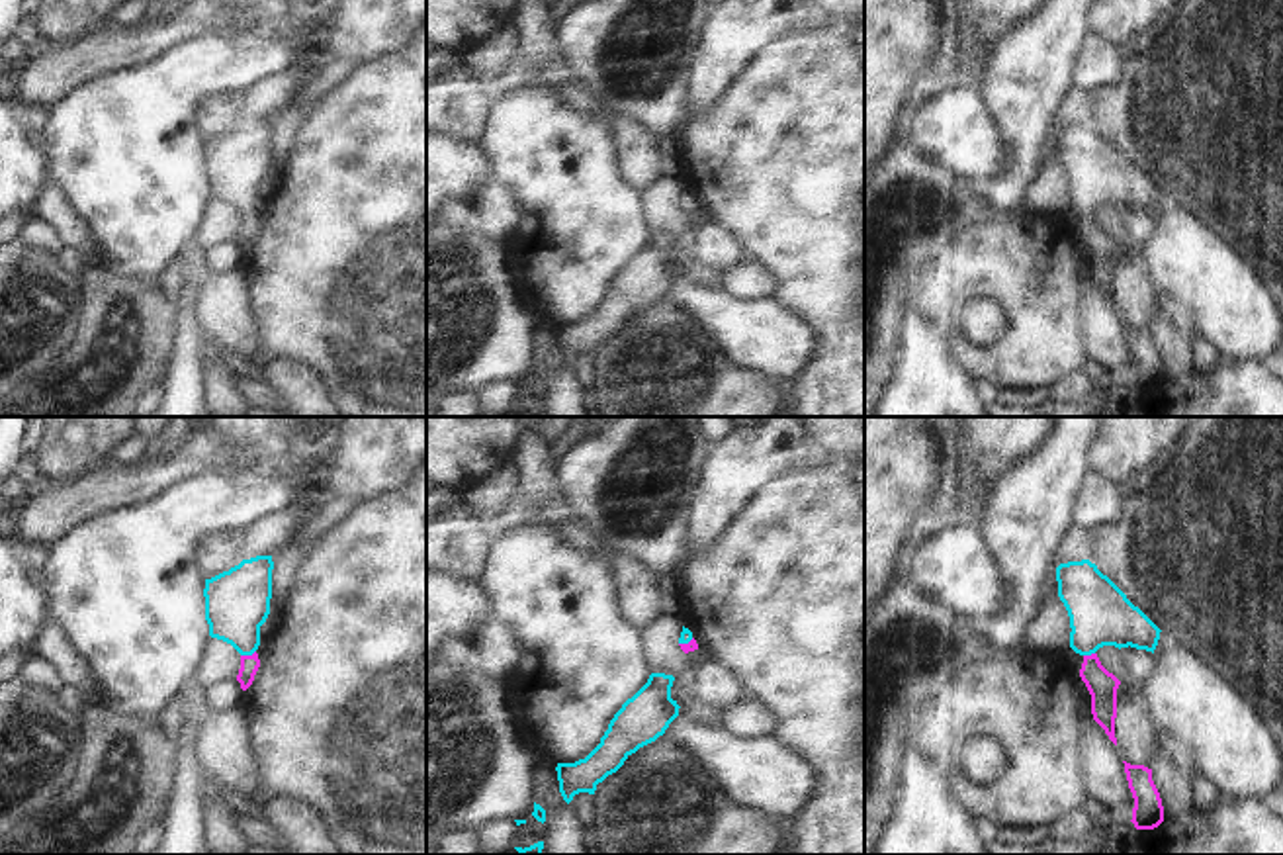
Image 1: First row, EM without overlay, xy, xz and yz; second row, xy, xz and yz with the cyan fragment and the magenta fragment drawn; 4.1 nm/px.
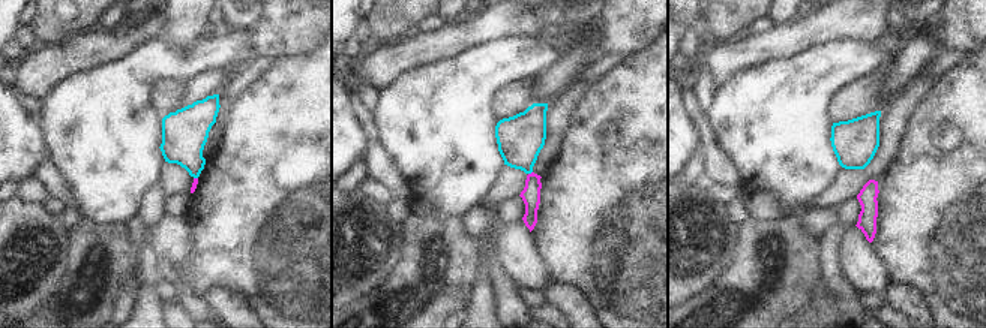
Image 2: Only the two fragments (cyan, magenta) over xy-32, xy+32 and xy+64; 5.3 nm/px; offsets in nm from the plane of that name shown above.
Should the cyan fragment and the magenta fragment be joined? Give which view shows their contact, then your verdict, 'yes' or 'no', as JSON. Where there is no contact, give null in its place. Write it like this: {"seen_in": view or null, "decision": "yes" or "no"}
{"seen_in": "xy", "decision": "yes"}

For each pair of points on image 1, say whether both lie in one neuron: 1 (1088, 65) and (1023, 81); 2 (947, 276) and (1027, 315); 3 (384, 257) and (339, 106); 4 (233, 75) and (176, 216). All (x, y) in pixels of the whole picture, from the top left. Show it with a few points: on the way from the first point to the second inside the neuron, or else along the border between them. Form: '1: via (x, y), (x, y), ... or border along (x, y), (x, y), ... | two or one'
1: border along (1088, 30), (1074, 63), (1072, 85) | two
2: via (967, 274), (988, 274), (1010, 296) | one
3: via (384, 220), (384, 151), (376, 143) | one
4: via (192, 90), (157, 126), (157, 175) | one

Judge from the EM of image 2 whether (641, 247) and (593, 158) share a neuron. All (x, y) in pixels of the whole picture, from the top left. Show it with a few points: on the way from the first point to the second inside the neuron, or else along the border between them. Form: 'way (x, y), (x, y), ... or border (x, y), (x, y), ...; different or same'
way (641, 225), (641, 205), (616, 180); same

